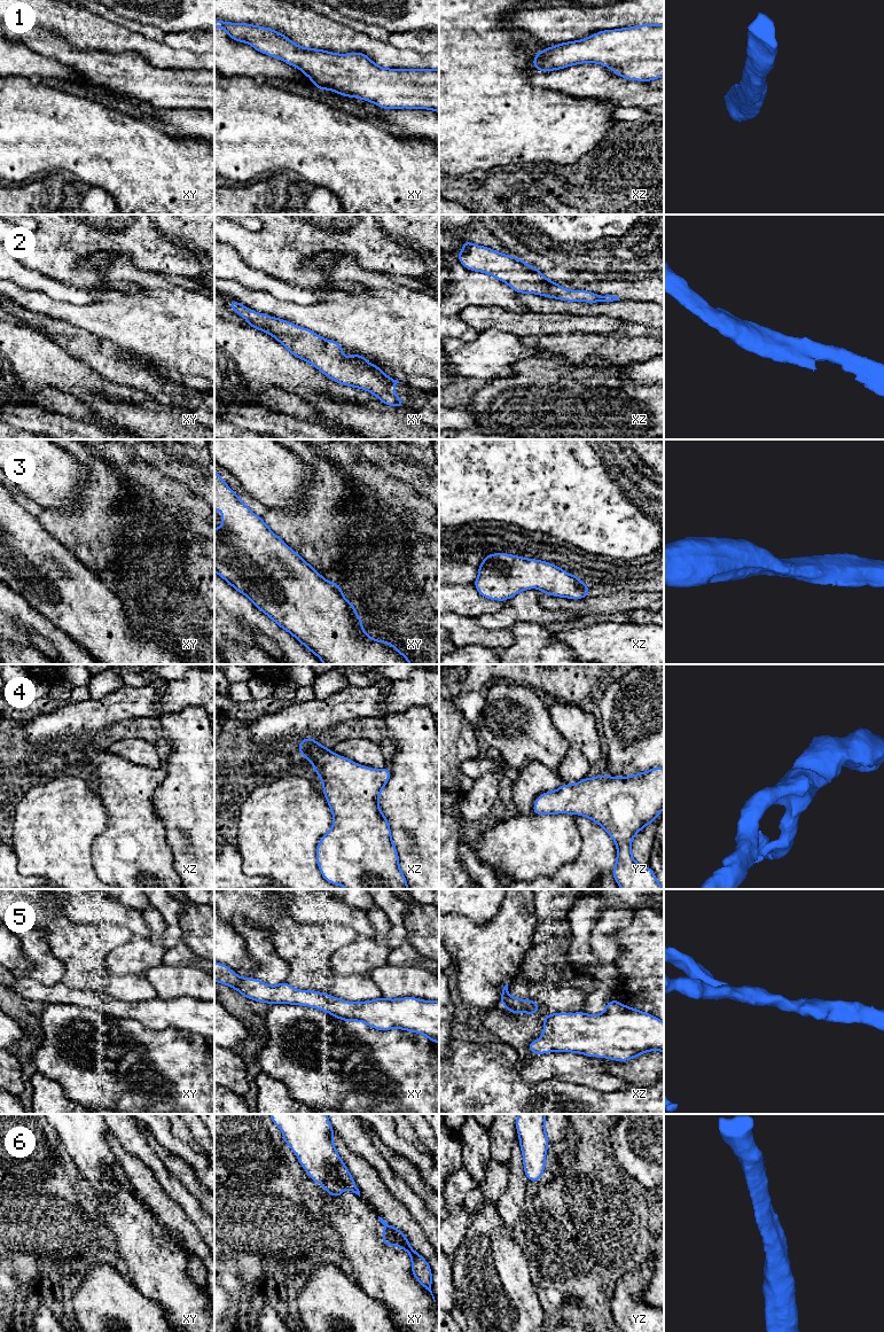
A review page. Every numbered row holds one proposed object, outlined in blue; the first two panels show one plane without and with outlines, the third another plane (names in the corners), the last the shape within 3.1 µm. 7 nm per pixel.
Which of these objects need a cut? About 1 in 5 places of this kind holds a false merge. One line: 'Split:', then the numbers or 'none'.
Split: none

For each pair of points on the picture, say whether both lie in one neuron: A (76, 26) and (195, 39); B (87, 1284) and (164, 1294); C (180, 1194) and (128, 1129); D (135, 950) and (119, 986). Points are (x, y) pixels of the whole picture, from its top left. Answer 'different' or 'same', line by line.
A: different
B: different
C: same
D: different

